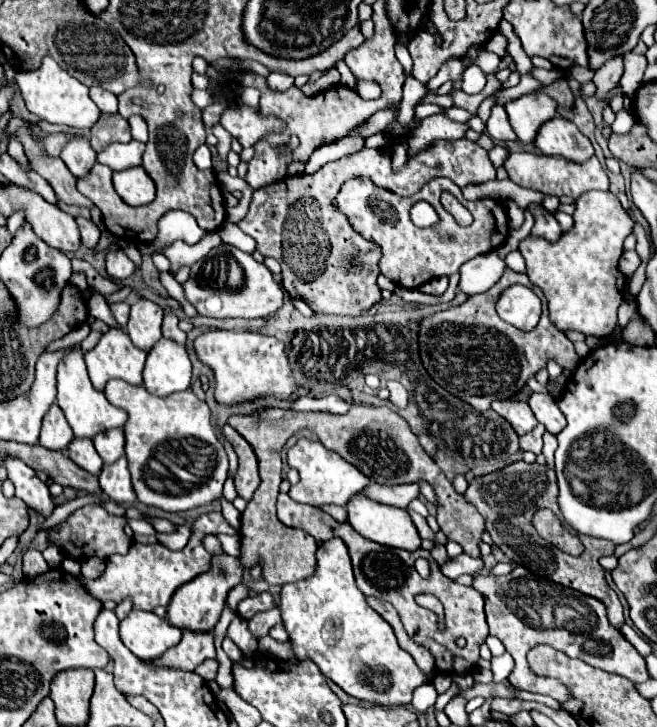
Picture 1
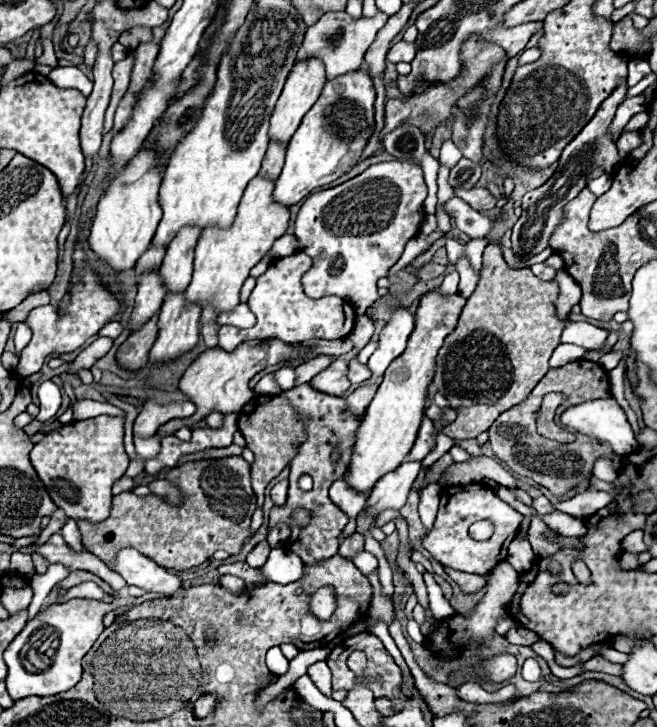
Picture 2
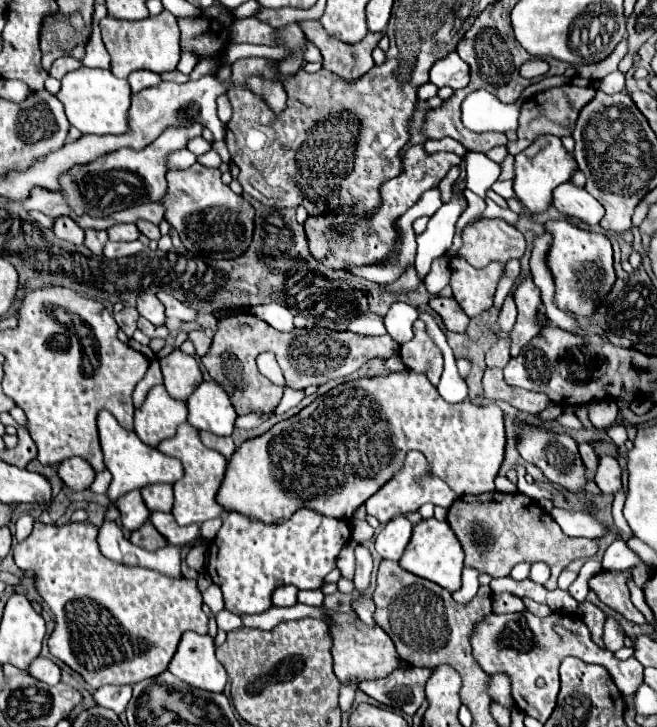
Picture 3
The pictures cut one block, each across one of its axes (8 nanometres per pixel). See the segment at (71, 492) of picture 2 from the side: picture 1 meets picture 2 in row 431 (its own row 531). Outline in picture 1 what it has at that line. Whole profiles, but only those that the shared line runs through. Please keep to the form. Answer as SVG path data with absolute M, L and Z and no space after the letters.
M90 504L90 506L84 506L76 512L72 512L66 518L66 522L56 526L50 532L50 540L54 544L58 544L70 558L78 558L78 560L86 560L90 556L108 558L112 554L126 554L128 552L132 540L124 534L124 526L126 526L126 518L112 516L102 506Z

